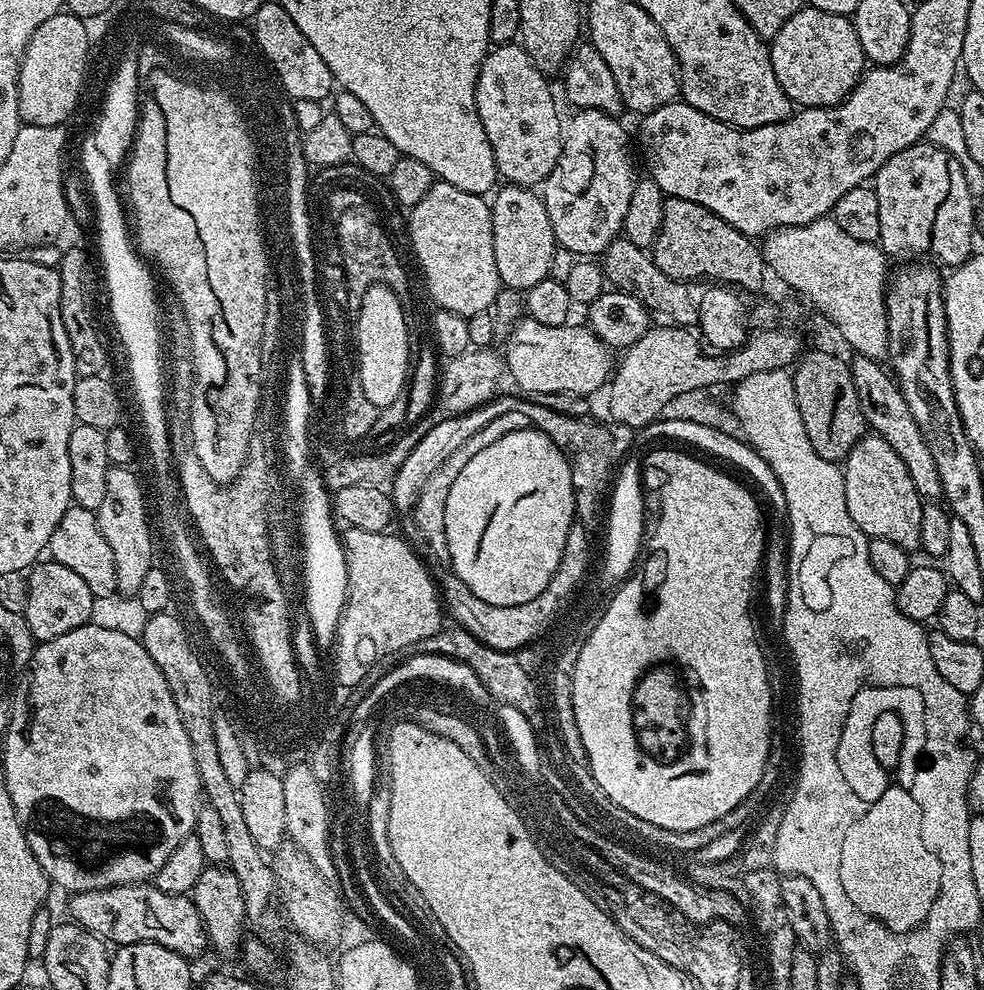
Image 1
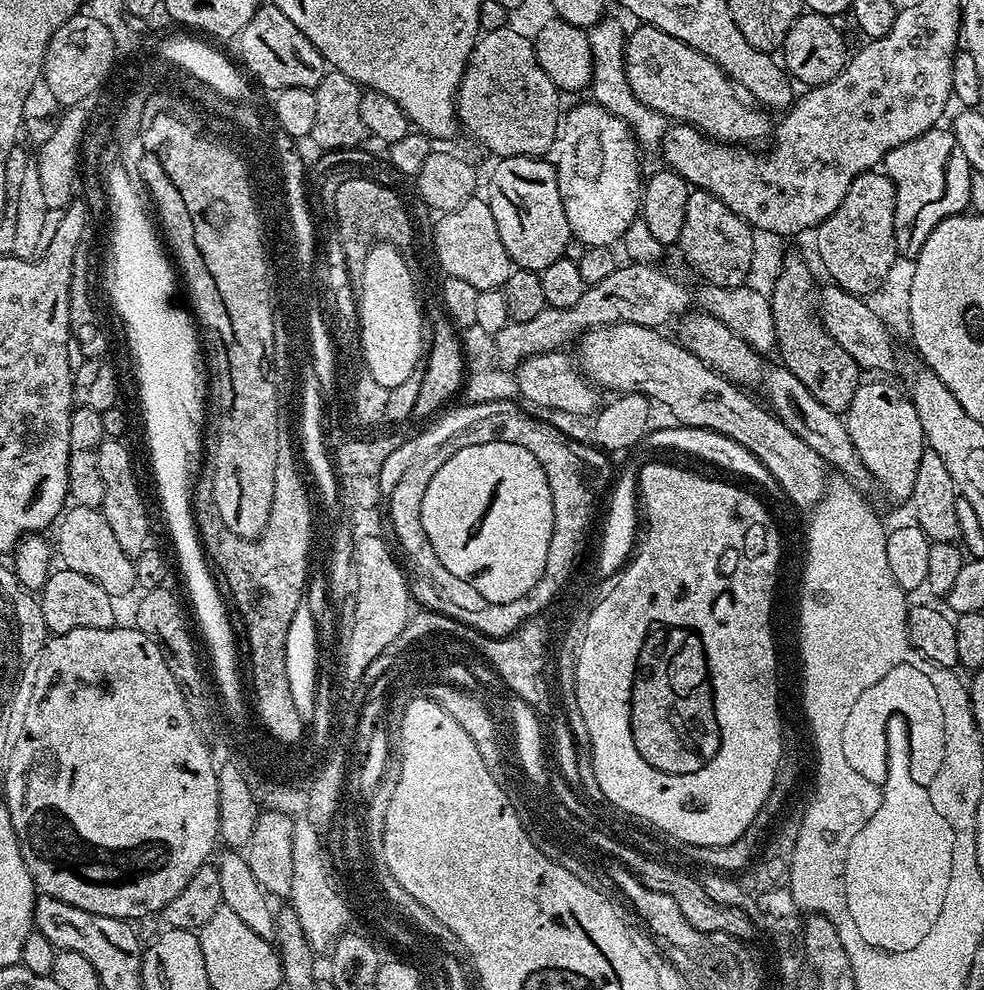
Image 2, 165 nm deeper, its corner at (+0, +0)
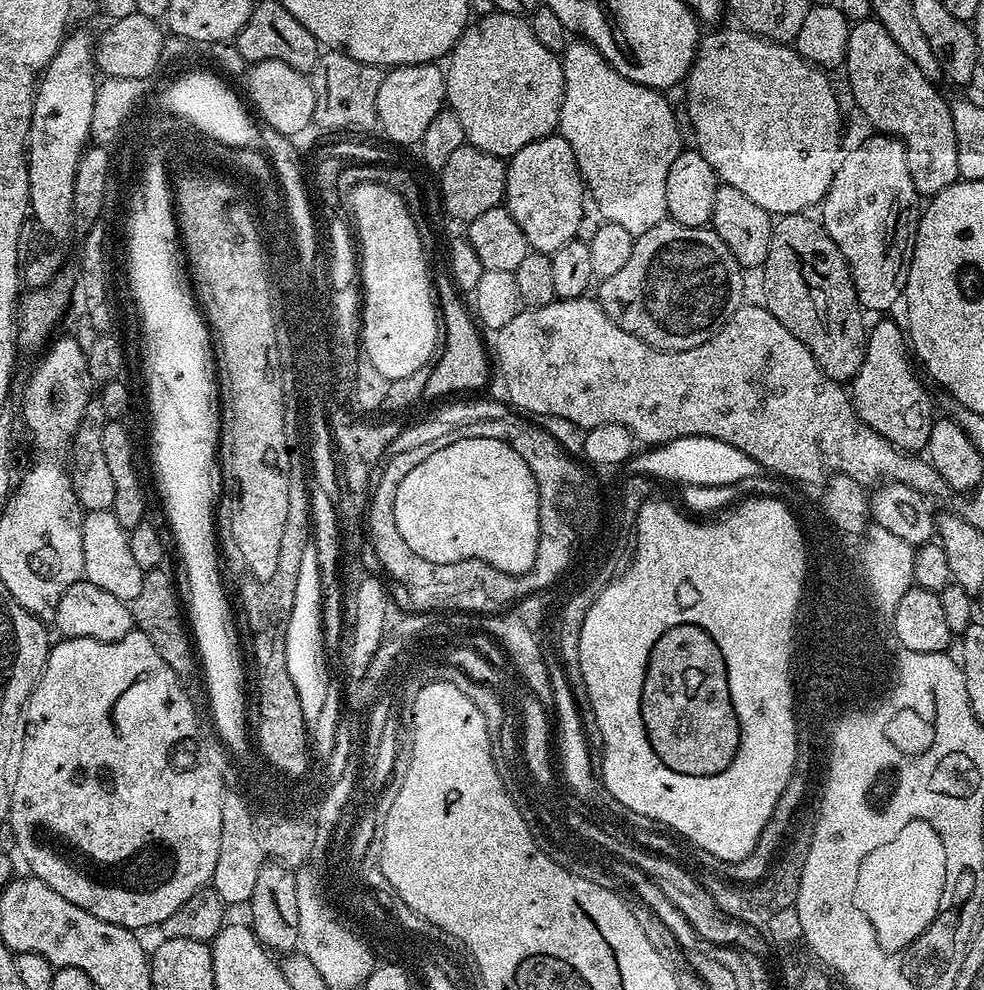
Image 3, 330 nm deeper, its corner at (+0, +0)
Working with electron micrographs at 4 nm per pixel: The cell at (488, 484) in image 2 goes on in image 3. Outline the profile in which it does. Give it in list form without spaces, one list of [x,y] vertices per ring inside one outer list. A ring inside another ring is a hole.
[[[466,438],[418,462],[394,494],[394,522],[402,542],[426,562],[480,560],[508,576],[521,576],[534,564],[538,548],[538,490],[534,475],[505,440]]]

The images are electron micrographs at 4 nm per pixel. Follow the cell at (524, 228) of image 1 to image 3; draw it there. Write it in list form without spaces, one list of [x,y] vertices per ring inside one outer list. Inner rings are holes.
[[[559,134],[547,136],[538,142],[530,142],[530,146],[522,146],[522,150],[518,150],[510,157],[506,167],[508,177],[503,203],[514,218],[514,222],[518,222],[522,234],[526,236],[529,249],[550,254],[566,246],[566,242],[576,239],[578,218],[586,215],[586,189],[580,179],[580,171],[576,168],[574,150],[570,150],[570,142],[566,142],[566,138]]]

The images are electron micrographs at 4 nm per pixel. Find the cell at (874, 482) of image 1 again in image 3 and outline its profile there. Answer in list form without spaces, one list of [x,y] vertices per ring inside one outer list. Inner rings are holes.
[[[888,318],[877,319],[880,321],[873,328],[871,325],[867,333],[864,361],[850,381],[850,399],[863,424],[882,434],[886,442],[901,452],[916,454],[927,449],[934,423],[934,400],[932,402],[927,390],[916,381],[908,365],[905,329],[901,325],[899,328],[892,320],[884,319]]]

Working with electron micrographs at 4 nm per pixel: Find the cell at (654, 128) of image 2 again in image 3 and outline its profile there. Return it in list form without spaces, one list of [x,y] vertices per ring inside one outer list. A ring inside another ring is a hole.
[[[565,43],[560,56],[564,93],[558,132],[570,142],[570,150],[574,150],[576,168],[591,203],[592,200],[596,203],[599,219],[606,224],[622,226],[622,230],[630,230],[635,238],[646,234],[646,230],[658,226],[658,222],[667,217],[666,174],[670,174],[670,162],[674,162],[682,150],[680,128],[663,91],[622,78],[592,44],[575,43]]]

